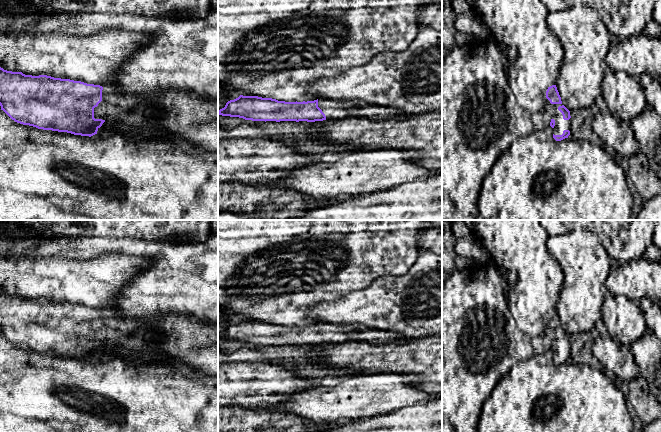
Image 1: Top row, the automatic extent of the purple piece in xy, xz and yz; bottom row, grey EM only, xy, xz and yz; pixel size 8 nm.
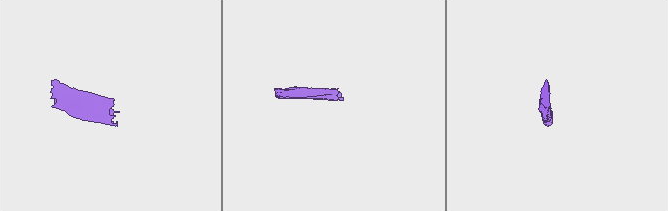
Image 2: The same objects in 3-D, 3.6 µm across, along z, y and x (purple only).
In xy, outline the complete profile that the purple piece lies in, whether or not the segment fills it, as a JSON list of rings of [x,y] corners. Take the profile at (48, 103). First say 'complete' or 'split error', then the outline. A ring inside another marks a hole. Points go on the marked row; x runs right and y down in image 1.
split error; [[[0,67],[0,106],[12,120],[23,125],[29,125],[43,130],[67,132],[74,135],[93,136],[100,134],[120,133],[131,139],[179,137],[171,131],[155,129],[150,120],[157,114],[156,108],[147,101],[146,95],[118,95],[114,91],[100,85],[87,84],[70,79],[54,78],[47,75],[25,75],[22,72],[12,72]]]

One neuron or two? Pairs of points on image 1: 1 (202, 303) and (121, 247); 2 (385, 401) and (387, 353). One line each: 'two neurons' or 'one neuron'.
1: one neuron
2: two neurons

